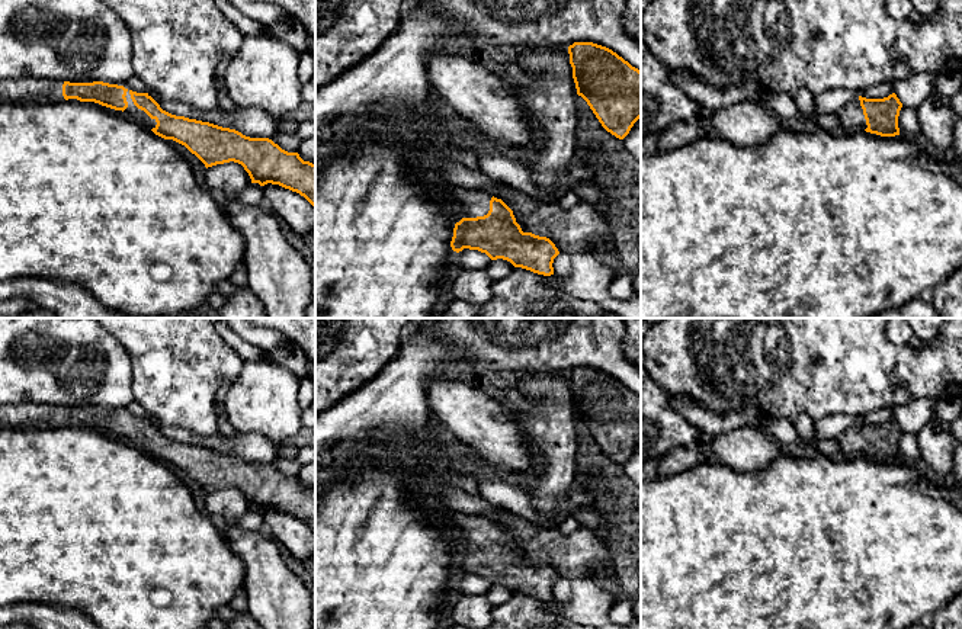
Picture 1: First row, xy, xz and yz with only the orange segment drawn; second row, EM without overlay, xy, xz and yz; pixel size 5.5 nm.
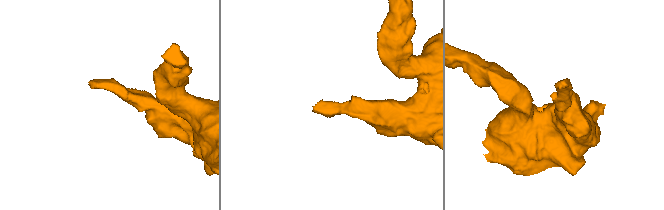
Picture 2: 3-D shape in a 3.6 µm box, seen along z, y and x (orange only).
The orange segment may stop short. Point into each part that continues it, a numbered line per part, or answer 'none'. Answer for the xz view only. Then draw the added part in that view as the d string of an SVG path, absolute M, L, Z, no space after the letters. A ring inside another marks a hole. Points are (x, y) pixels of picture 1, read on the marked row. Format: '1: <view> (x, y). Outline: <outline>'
1: xz (468, 204). Outline: M417 166L417 170L433 184L443 199L453 205L461 218L477 218L488 214L493 195L453 186L442 179L437 179L432 171L420 166Z

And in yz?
1: yz (852, 118). Outline: M859 97L850 100L846 106L843 106L837 112L837 116L843 126L843 132L854 134L868 128Z

